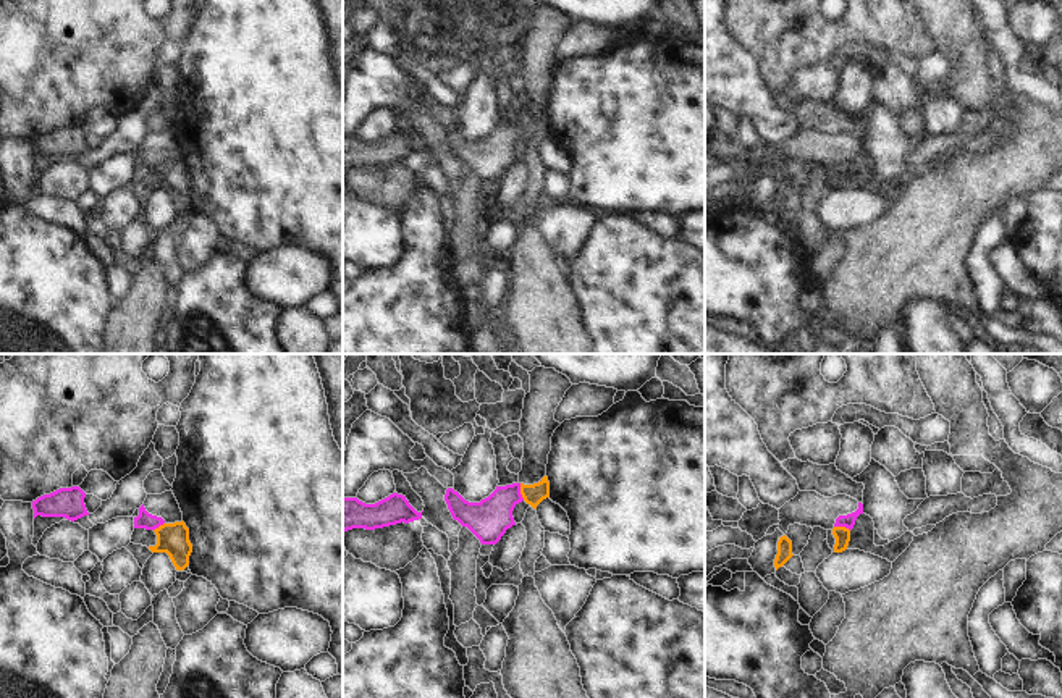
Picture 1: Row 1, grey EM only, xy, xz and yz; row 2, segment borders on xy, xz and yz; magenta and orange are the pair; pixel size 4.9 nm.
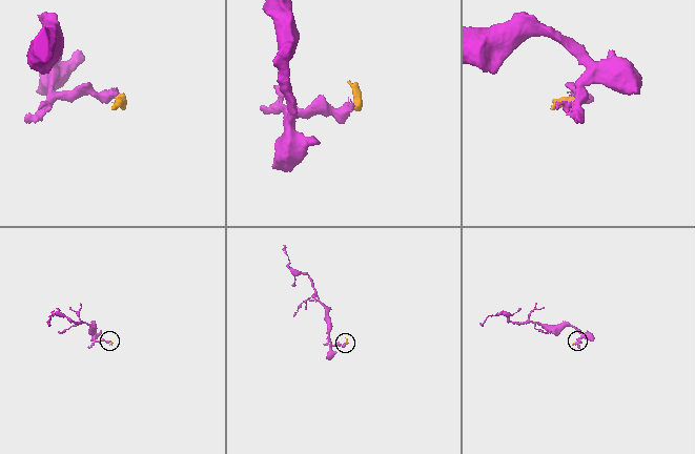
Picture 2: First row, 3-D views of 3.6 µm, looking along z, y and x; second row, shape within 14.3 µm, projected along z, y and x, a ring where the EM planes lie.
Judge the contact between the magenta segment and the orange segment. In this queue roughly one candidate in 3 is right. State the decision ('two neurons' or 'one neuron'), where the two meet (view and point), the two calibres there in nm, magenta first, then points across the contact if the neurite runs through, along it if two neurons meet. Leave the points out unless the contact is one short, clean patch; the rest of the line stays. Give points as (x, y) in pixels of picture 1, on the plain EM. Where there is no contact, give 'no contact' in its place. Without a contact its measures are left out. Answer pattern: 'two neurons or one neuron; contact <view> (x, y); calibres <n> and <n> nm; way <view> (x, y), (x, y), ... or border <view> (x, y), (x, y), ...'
two neurons; contact xz (519, 130); calibres 200 and 100 nm; border xz (519, 121), (519, 131), (524, 138)

